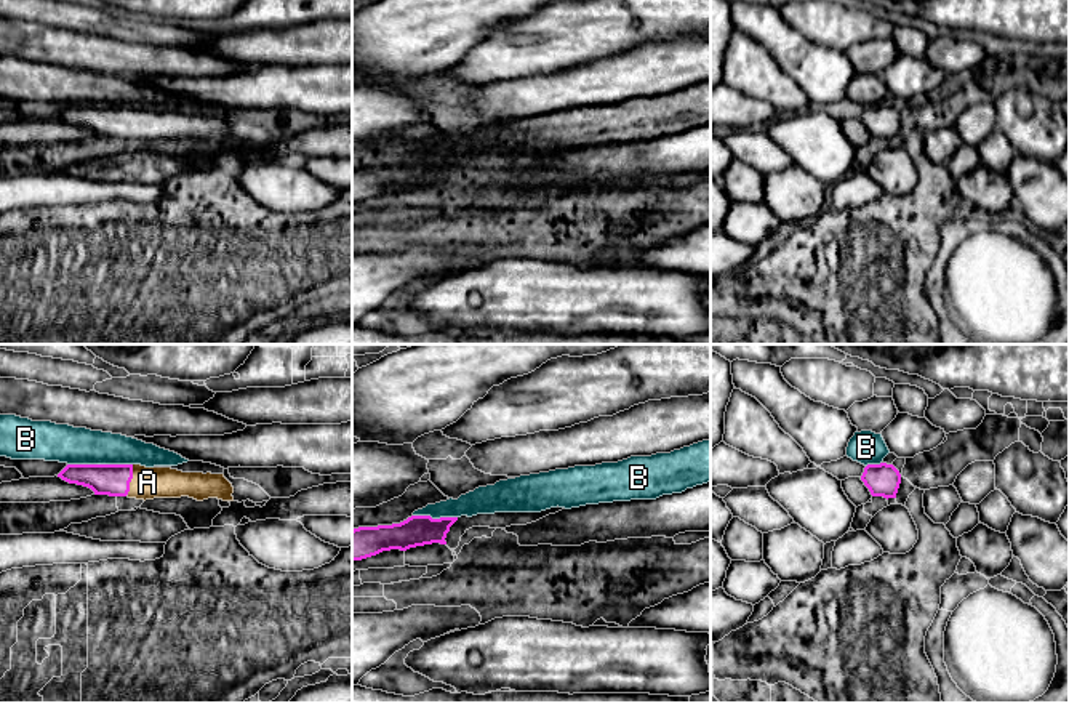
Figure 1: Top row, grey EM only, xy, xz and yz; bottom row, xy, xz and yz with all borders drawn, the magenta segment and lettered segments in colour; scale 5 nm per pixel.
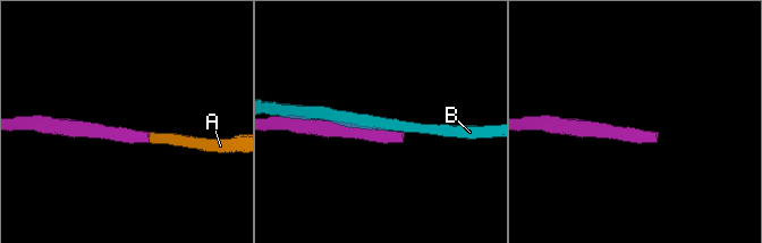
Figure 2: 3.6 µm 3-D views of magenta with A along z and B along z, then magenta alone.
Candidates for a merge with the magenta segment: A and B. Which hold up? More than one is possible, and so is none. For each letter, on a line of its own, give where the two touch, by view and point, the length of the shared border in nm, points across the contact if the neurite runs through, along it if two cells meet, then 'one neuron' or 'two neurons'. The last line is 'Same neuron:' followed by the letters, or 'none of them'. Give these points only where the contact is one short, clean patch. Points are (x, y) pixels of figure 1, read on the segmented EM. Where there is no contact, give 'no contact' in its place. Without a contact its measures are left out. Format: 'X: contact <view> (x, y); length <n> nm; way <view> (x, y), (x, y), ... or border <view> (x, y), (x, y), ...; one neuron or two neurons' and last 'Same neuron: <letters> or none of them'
A: contact xy (130, 481); length 170 nm; way xy (104, 479), (130, 481), (148, 482); one neuron
B: contact xy (100, 465); length 320 nm; two neurons
Same neuron: A

